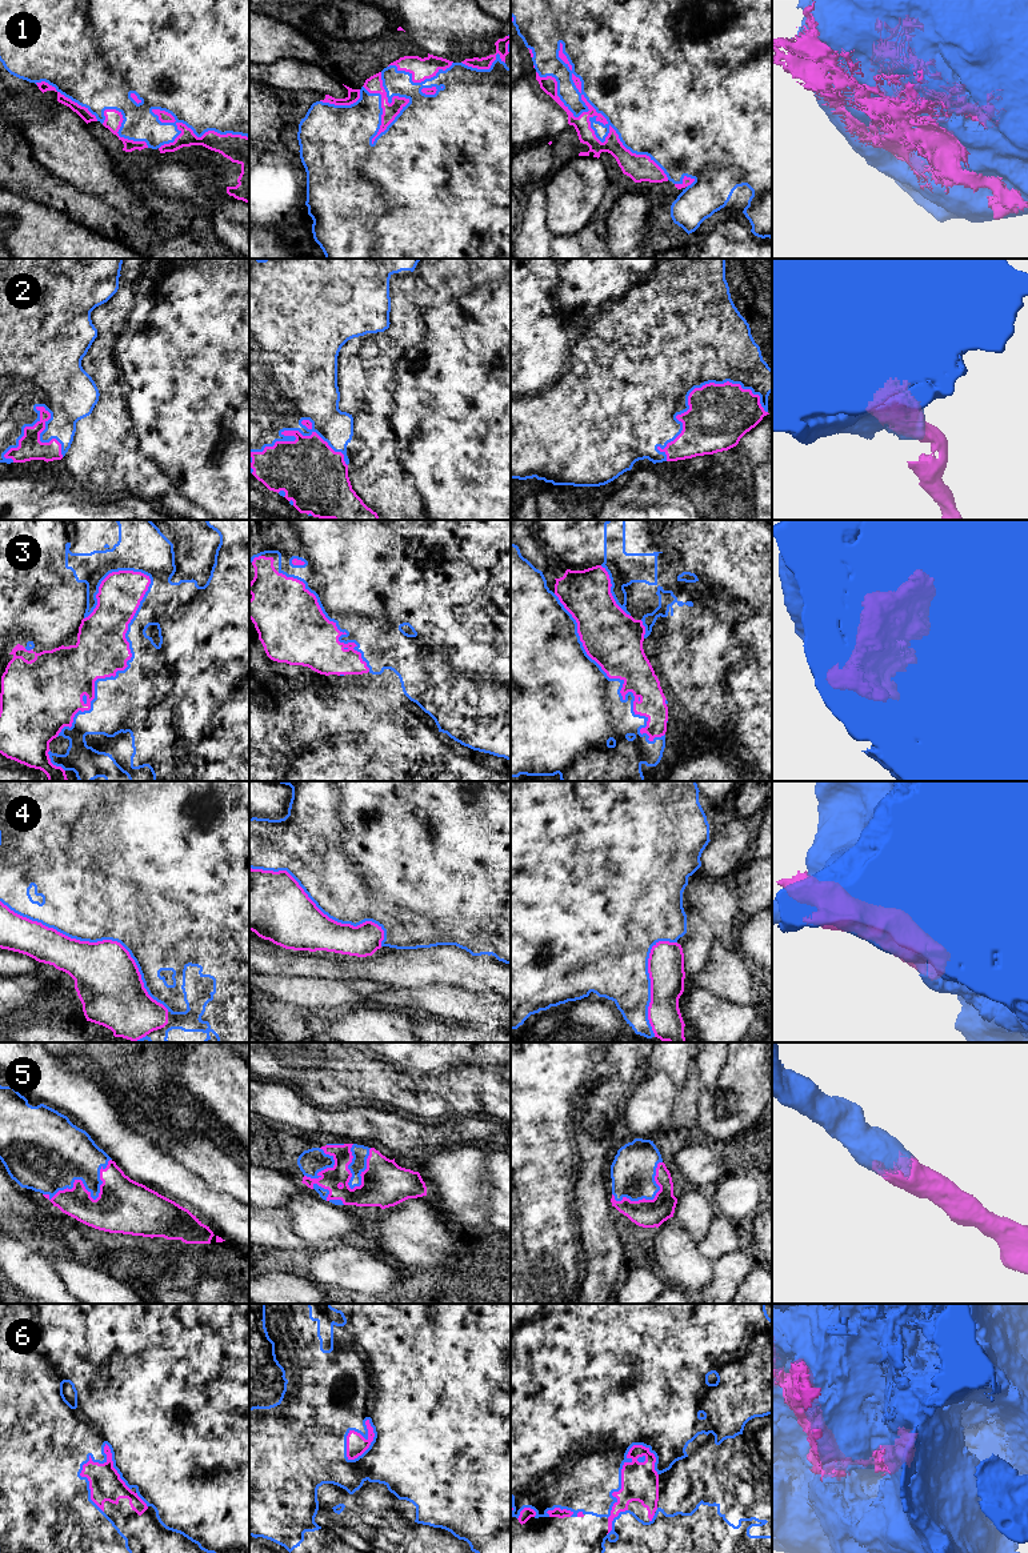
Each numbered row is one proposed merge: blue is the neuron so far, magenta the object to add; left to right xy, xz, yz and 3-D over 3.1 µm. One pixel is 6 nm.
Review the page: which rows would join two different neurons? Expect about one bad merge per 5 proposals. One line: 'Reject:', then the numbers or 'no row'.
Reject: 4

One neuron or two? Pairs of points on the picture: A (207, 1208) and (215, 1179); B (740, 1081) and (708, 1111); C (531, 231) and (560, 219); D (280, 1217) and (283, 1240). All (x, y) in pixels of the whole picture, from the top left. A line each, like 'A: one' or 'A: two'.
A: two
B: one
C: two
D: one

